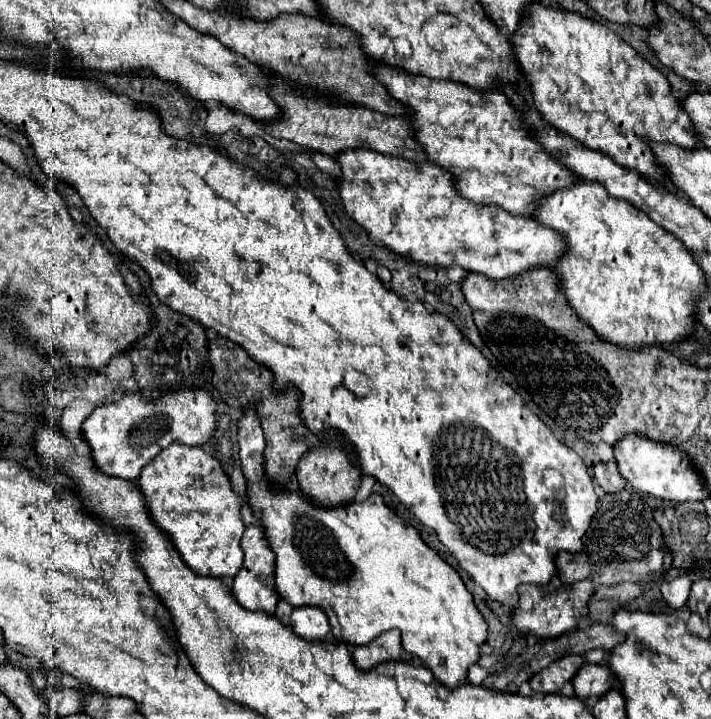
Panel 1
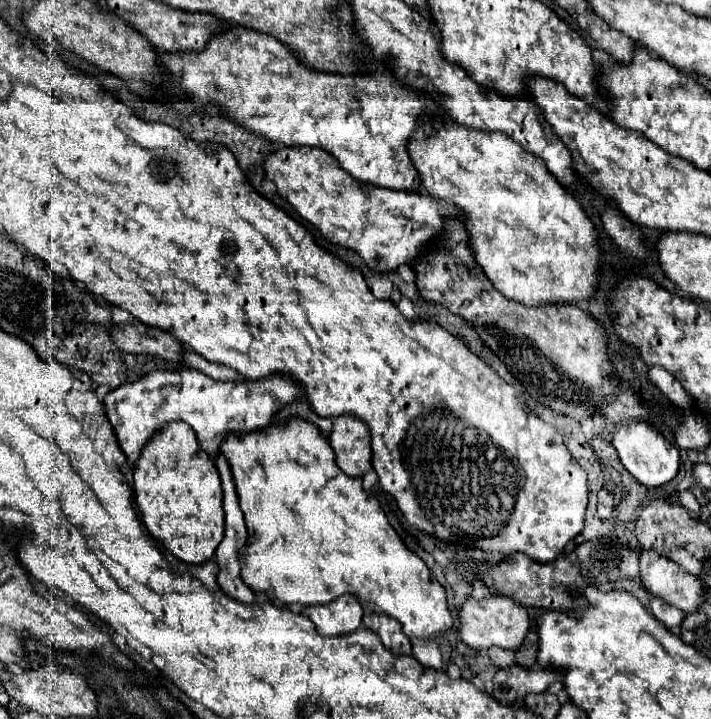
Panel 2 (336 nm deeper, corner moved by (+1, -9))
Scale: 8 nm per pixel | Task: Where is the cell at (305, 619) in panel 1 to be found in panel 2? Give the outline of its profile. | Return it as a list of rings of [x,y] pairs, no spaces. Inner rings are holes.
[[[342,595],[326,605],[304,607],[302,613],[312,619],[320,635],[336,637],[354,633],[362,625],[364,609],[358,599],[354,599],[354,595]]]

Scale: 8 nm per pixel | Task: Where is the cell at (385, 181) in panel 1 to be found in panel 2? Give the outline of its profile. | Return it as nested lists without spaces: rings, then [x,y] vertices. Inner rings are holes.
[[[316,147],[274,149],[264,159],[264,173],[266,173],[266,179],[270,179],[276,185],[278,195],[284,201],[288,201],[302,219],[312,223],[320,231],[322,237],[326,237],[330,243],[334,243],[338,247],[352,249],[354,253],[358,253],[364,259],[364,263],[370,269],[374,269],[378,273],[394,271],[402,263],[410,265],[414,261],[414,257],[418,257],[420,253],[426,251],[426,243],[430,243],[430,239],[442,231],[442,227],[444,227],[442,217],[458,217],[458,211],[454,211],[454,205],[450,207],[450,203],[434,199],[428,193],[414,195],[414,193],[406,193],[406,191],[394,191],[394,189],[384,189],[384,187],[356,181],[346,171],[342,171],[342,167],[338,165],[338,161],[332,155],[328,155],[326,151],[316,149]]]

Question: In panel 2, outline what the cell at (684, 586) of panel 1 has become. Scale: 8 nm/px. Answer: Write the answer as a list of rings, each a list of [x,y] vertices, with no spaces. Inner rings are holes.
[[[654,599],[650,603],[650,611],[652,611],[654,619],[658,619],[660,623],[664,623],[668,629],[676,629],[682,623],[682,619],[684,619],[682,611],[674,609],[672,605],[662,603],[662,599]]]

